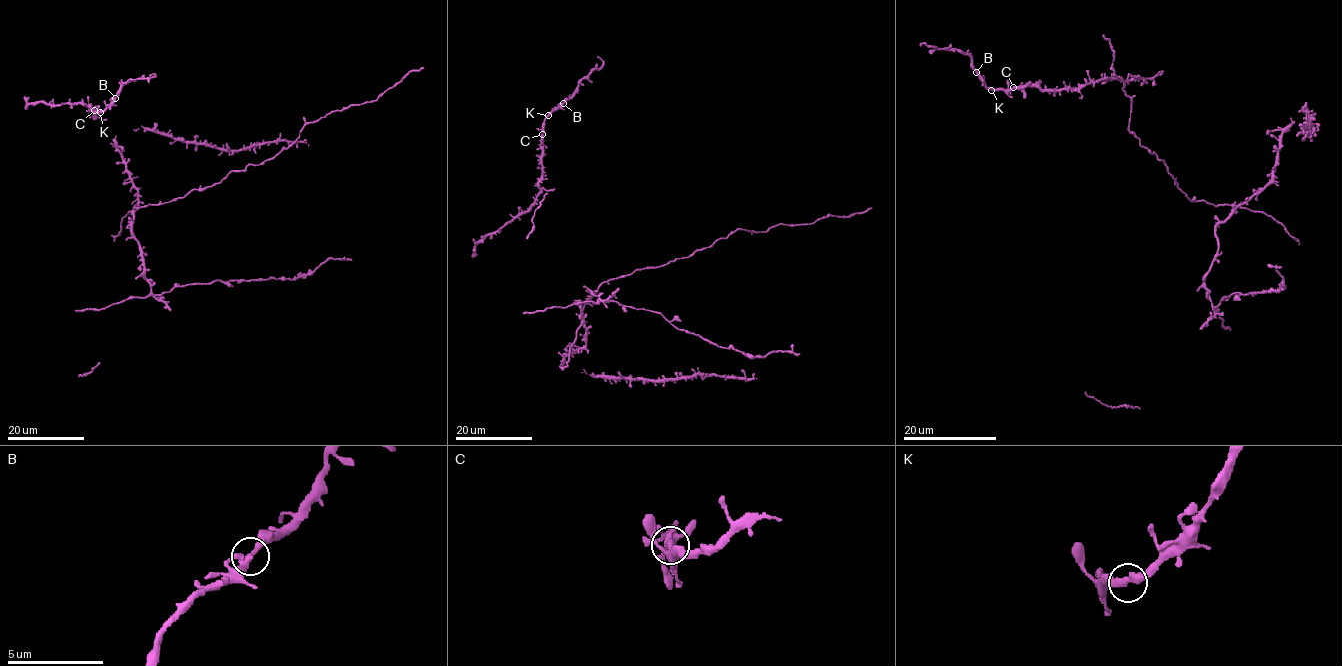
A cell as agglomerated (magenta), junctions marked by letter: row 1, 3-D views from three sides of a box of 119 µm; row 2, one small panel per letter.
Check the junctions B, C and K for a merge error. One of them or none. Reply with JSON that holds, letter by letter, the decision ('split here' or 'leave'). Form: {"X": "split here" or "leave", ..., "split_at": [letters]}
{"B": "leave", "C": "leave", "K": "leave", "split_at": []}

